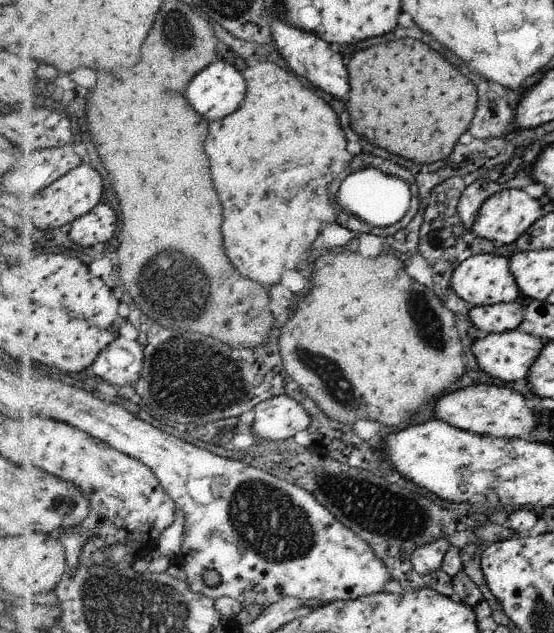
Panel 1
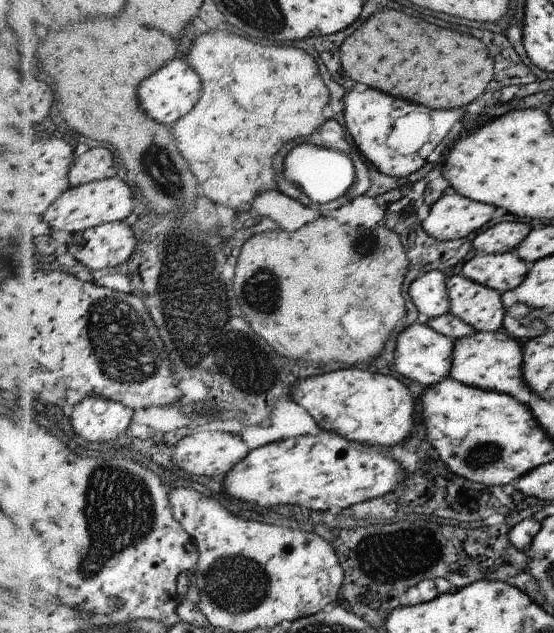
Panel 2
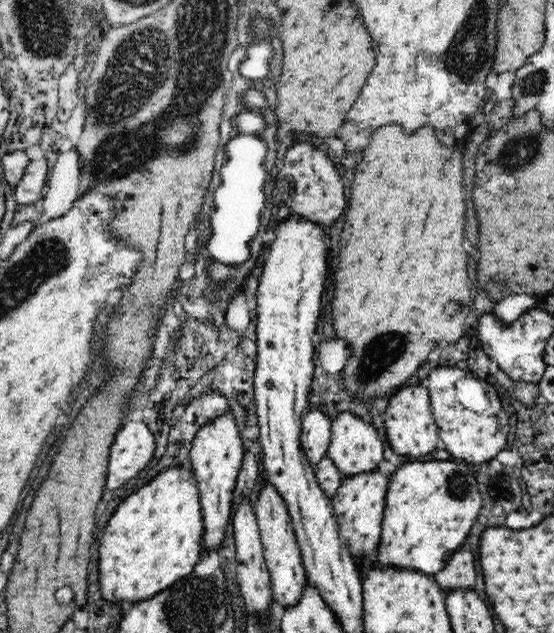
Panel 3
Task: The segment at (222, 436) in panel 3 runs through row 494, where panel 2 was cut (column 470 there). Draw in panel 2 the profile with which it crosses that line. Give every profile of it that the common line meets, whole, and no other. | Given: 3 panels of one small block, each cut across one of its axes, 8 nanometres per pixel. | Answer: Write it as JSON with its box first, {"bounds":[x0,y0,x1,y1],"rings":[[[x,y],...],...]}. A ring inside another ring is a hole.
{"bounds":[422,193,496,241],"rings":[[[460,193],[442,195],[434,204],[429,207],[429,213],[422,221],[423,229],[431,237],[441,241],[451,241],[482,230],[494,214],[496,207],[483,202],[472,200],[462,196]]]}

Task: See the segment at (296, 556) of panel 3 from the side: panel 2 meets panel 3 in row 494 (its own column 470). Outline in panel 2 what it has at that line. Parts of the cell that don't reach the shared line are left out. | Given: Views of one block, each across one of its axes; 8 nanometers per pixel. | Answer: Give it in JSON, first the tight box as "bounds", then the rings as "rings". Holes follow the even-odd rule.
{"bounds":[460,250,532,293],"rings":[[[514,250],[500,254],[478,254],[461,267],[460,274],[466,278],[505,293],[528,278],[532,265],[522,260]]]}

